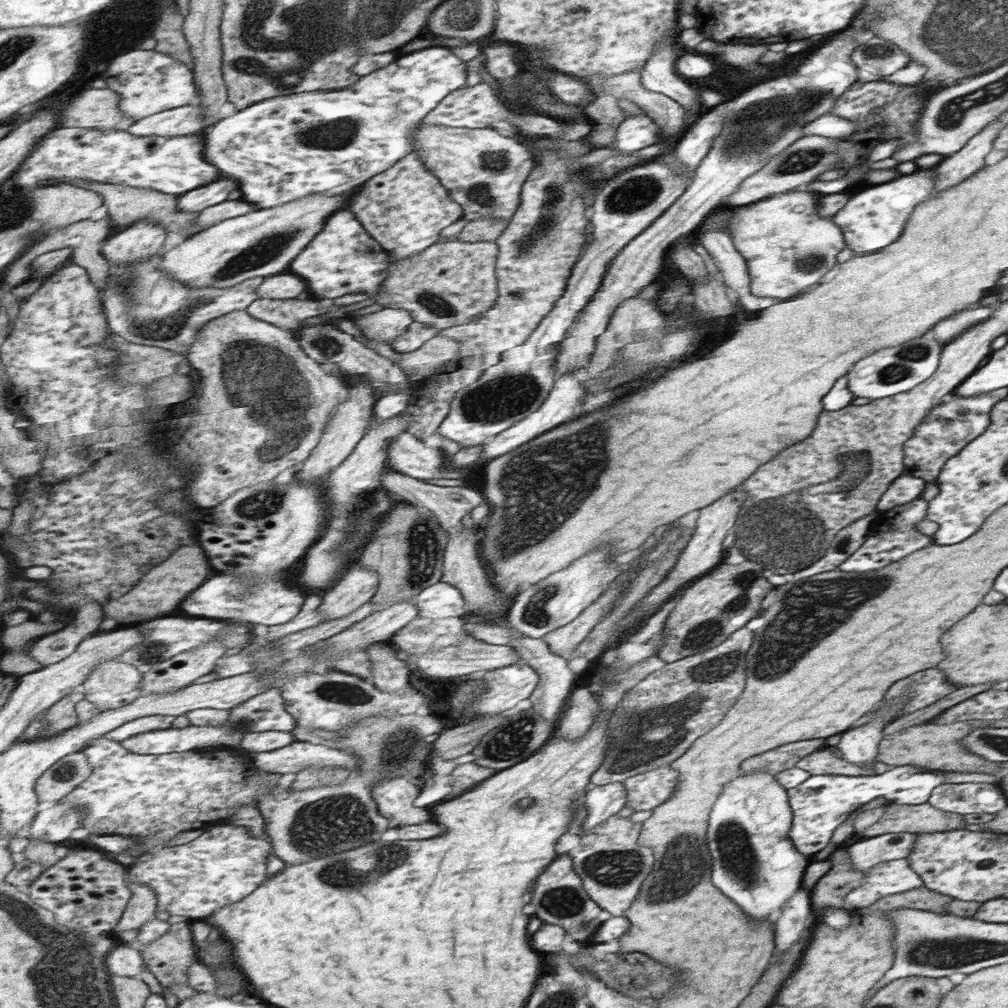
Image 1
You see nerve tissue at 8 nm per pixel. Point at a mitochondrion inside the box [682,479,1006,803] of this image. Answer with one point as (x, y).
(811, 612)

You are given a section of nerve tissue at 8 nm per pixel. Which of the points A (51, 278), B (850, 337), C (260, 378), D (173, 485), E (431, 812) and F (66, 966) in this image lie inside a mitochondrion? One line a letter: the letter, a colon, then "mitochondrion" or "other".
A: other
B: other
C: mitochondrion
D: other
E: other
F: mitochondrion

